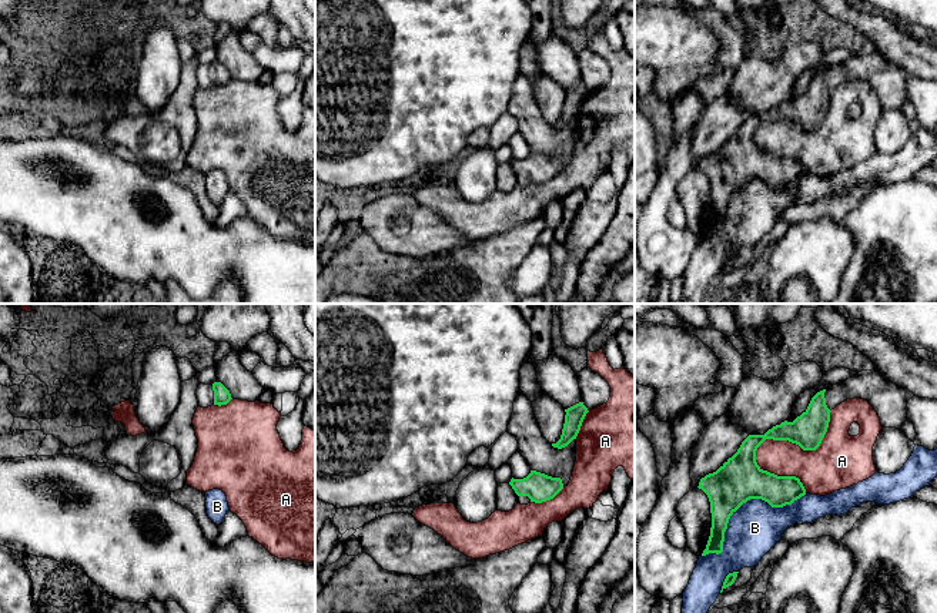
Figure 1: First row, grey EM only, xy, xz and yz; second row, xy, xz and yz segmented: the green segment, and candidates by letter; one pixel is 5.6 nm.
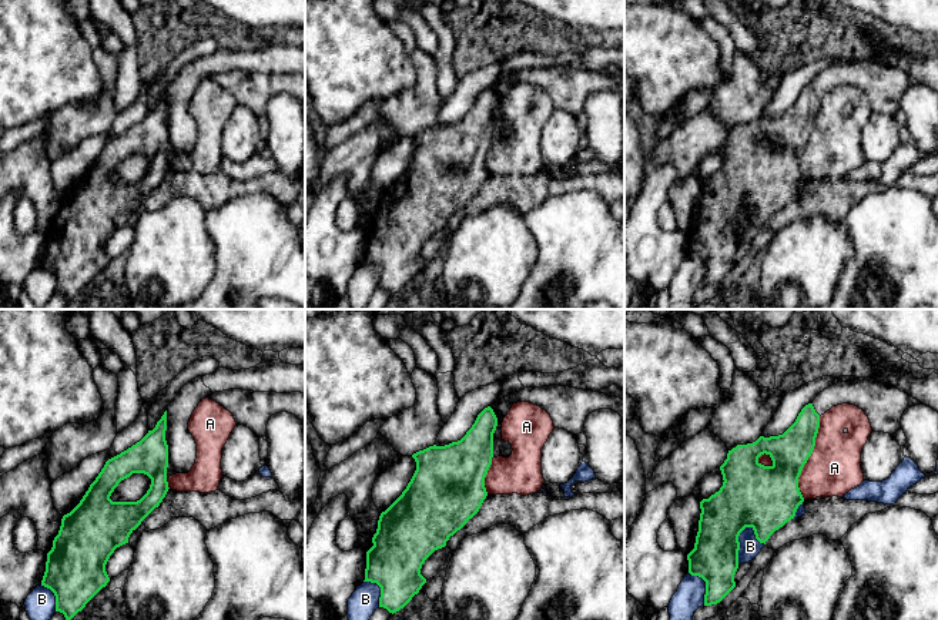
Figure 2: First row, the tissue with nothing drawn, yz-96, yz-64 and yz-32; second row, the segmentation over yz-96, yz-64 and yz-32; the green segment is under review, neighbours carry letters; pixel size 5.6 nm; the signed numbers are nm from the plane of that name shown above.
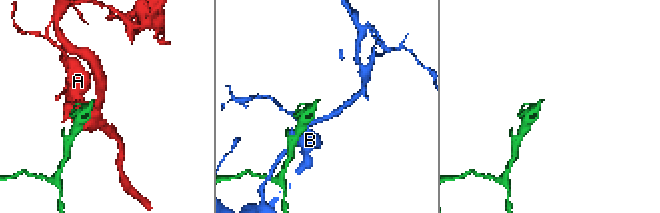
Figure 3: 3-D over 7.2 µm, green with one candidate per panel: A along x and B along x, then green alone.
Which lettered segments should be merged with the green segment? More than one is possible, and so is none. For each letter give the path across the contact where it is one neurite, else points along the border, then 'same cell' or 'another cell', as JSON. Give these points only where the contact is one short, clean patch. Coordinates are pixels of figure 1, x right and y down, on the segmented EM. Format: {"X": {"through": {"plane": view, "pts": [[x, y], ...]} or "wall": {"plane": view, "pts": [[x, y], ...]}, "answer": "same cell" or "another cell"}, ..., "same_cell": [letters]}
{"A": {"answer": "another cell"}, "B": {"answer": "another cell"}, "same_cell": []}

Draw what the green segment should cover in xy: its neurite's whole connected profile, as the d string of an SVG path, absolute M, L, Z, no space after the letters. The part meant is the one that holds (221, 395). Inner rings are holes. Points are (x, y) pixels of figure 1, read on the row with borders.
M221 382L213 385L200 383L195 395L201 408L208 408L213 403L218 406L227 405L232 399L230 391Z

